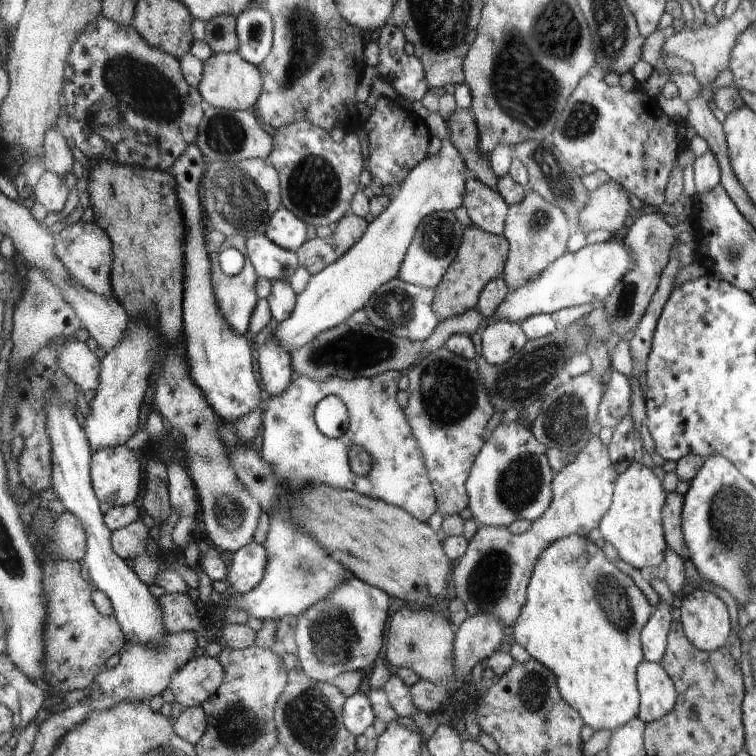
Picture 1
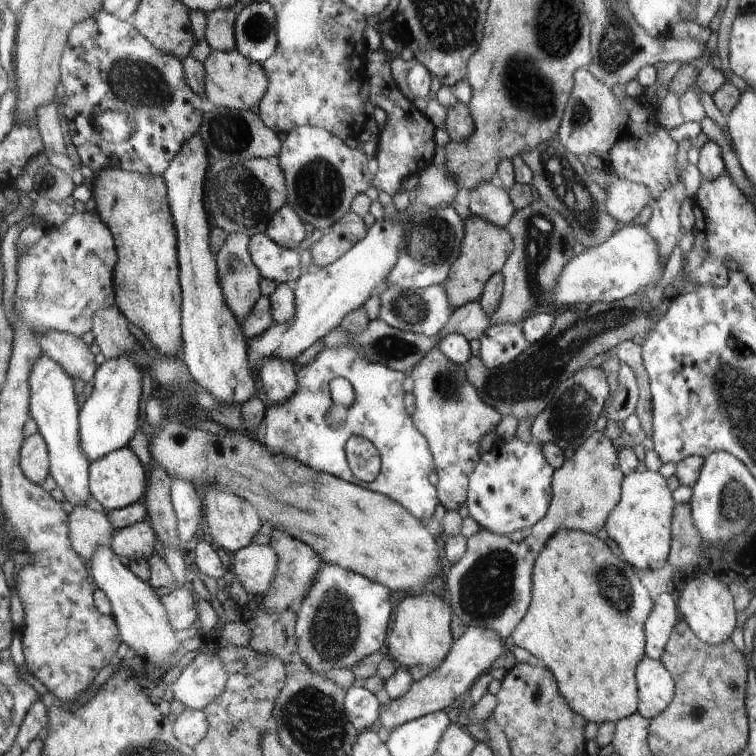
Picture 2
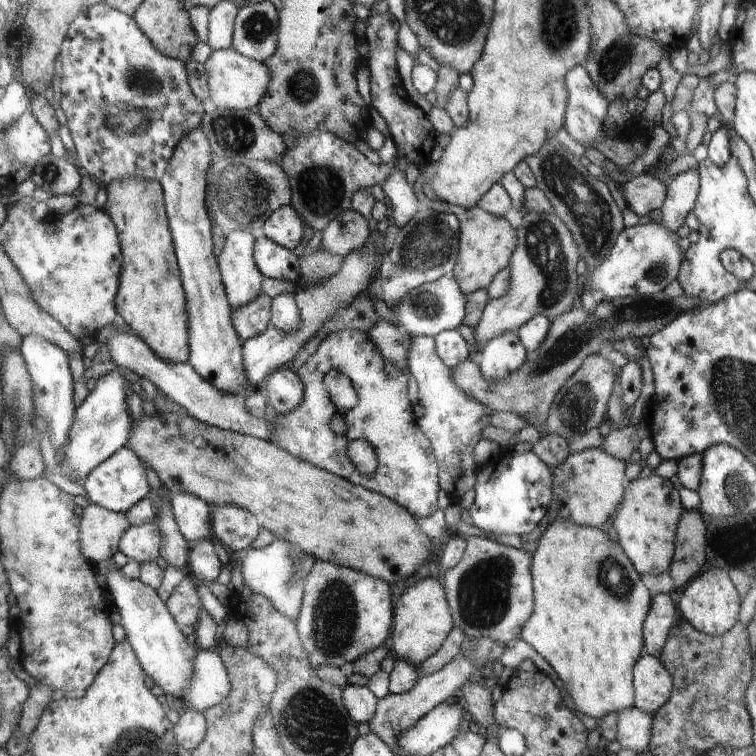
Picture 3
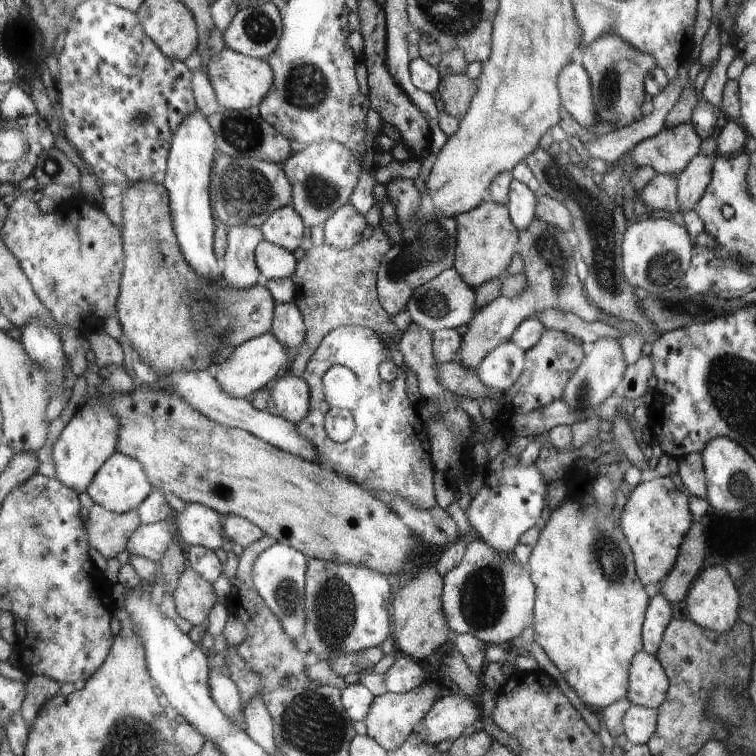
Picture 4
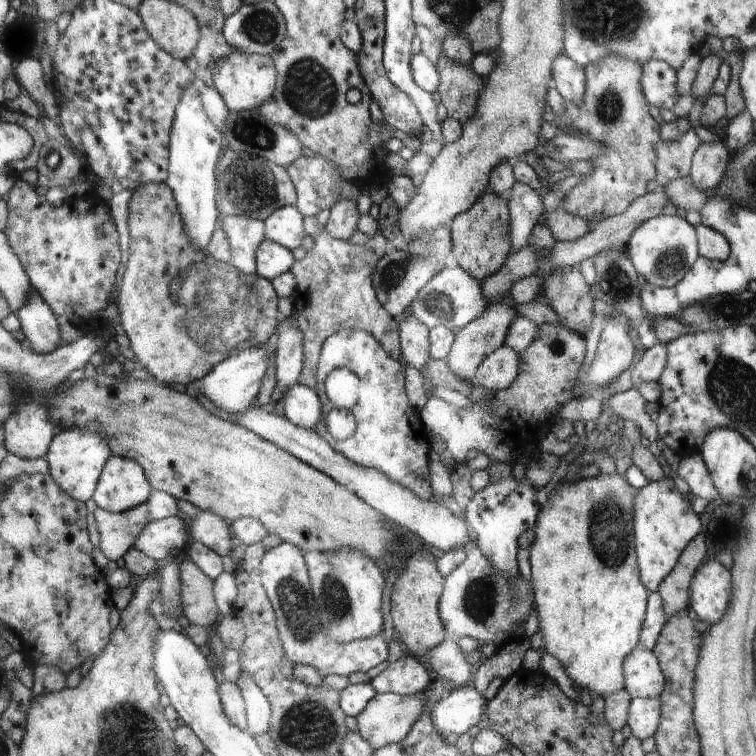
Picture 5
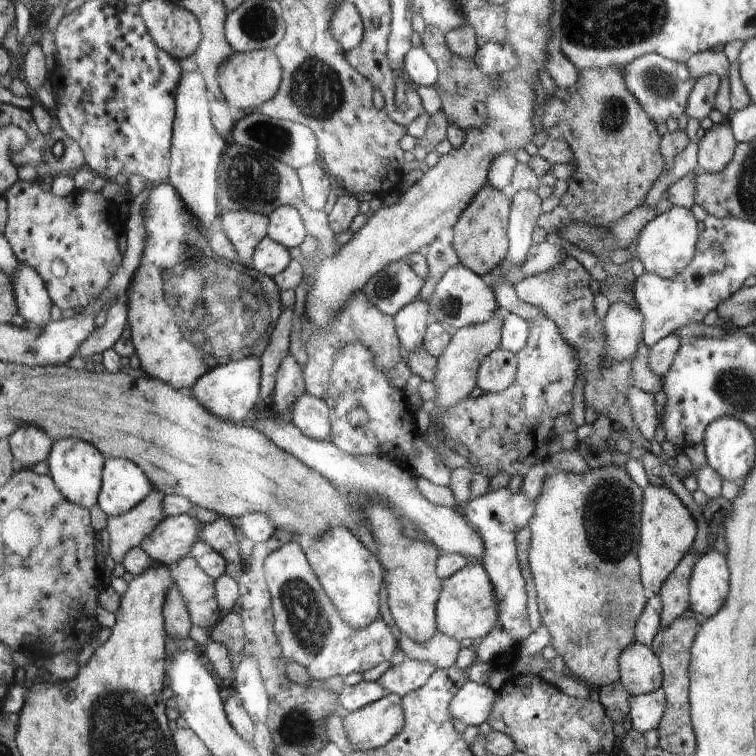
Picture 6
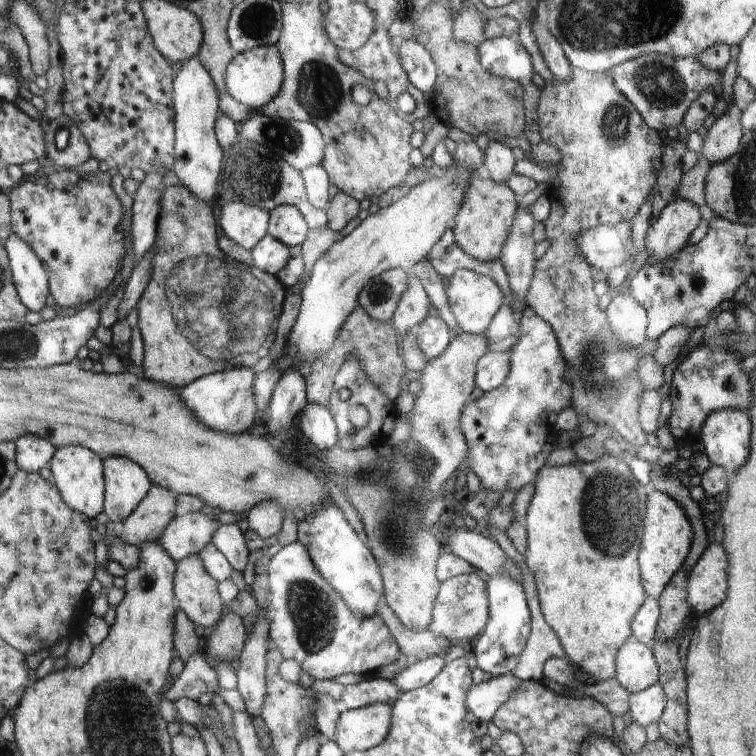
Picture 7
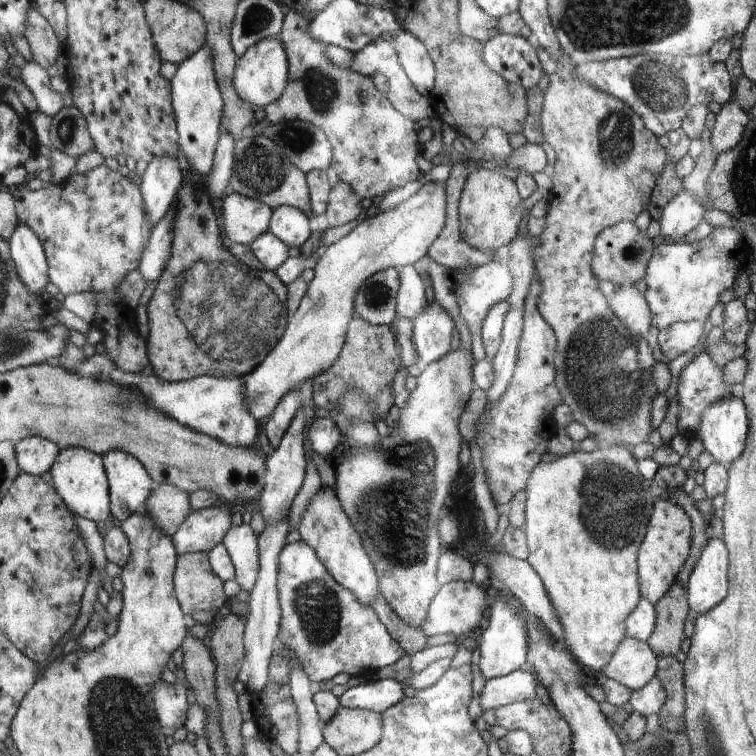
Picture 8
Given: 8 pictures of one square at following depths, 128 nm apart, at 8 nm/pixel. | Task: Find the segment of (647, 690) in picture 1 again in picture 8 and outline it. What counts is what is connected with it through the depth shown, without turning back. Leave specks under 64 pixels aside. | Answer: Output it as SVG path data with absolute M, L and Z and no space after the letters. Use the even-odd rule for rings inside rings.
M626 637L603 668L601 677L612 679L630 688L631 692L644 688L657 676L657 656L647 642Z

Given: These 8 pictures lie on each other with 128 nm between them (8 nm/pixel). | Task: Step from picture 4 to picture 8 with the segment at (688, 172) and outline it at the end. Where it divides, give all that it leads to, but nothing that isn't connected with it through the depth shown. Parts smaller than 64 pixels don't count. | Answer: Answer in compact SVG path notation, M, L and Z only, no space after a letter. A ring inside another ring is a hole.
M734 99L724 103L715 117L715 124L711 130L711 146L717 153L732 150L742 140L744 129L750 116Z

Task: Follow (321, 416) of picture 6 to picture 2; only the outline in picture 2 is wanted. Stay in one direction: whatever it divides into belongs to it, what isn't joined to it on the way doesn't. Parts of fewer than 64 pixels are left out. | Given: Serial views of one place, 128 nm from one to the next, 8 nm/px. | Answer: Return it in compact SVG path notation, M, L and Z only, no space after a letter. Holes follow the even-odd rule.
M272 359L260 368L262 388L272 405L284 404L299 390L297 365L293 361Z

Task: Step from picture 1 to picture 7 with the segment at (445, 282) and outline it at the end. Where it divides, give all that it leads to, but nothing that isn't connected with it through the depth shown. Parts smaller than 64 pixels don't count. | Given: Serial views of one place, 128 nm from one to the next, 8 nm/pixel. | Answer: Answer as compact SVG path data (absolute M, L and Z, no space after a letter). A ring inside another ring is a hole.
M481 173L472 175L470 180L462 207L452 223L456 244L474 260L488 262L500 259L511 234L510 224L515 224L517 215L513 189L506 182L496 182Z

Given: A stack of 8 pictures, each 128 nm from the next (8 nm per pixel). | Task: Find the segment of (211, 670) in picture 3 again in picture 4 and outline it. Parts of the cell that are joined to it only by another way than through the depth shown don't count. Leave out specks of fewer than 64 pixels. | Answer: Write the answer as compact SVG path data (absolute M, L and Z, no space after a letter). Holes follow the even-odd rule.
M210 653L208 660L212 662L211 690L212 697L219 708L234 721L236 716L243 712L244 704L240 698L240 692L234 681L226 674L222 674L224 658L220 654Z

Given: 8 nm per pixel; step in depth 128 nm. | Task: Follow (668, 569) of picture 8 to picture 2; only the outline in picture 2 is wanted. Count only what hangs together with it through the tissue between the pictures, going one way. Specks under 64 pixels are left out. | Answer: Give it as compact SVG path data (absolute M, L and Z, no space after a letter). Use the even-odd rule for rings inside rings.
M634 471L623 477L621 498L605 522L608 536L622 550L624 560L637 571L662 568L669 560L672 536L672 512L674 500L666 486L666 480L658 471Z

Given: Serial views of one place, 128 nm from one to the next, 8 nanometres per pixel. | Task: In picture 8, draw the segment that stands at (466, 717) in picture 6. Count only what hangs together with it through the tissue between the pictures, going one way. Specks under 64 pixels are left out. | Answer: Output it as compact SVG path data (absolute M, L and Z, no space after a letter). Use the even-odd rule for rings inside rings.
M523 669L510 675L487 679L480 694L483 710L494 710L516 701L536 699L536 681L531 672Z

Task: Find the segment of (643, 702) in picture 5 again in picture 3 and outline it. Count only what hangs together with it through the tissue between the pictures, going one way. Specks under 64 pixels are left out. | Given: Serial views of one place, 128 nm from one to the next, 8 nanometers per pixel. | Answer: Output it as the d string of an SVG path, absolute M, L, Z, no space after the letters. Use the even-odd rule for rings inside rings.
M632 706L621 711L617 718L617 740L622 748L647 752L650 744L653 715Z

